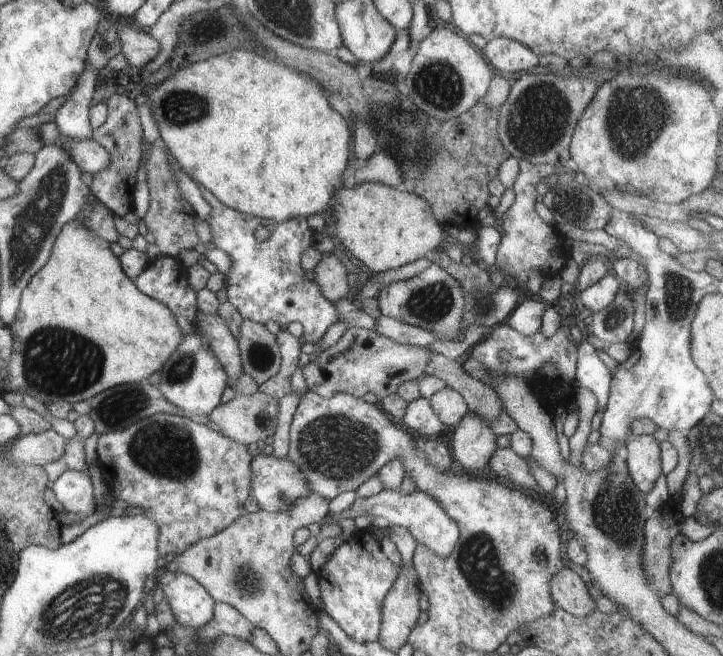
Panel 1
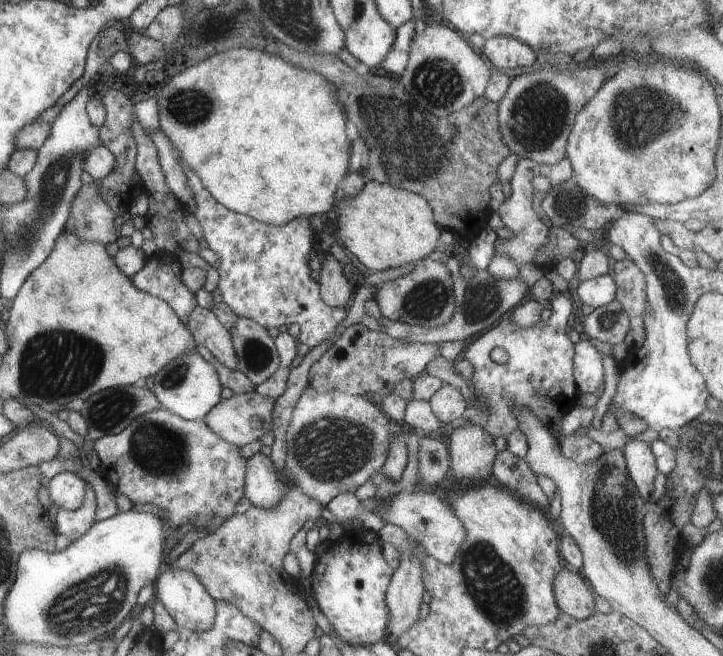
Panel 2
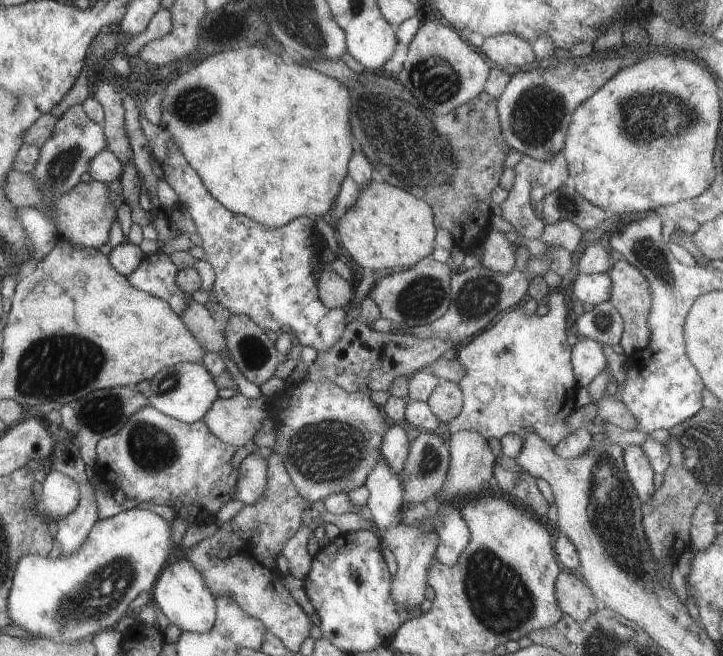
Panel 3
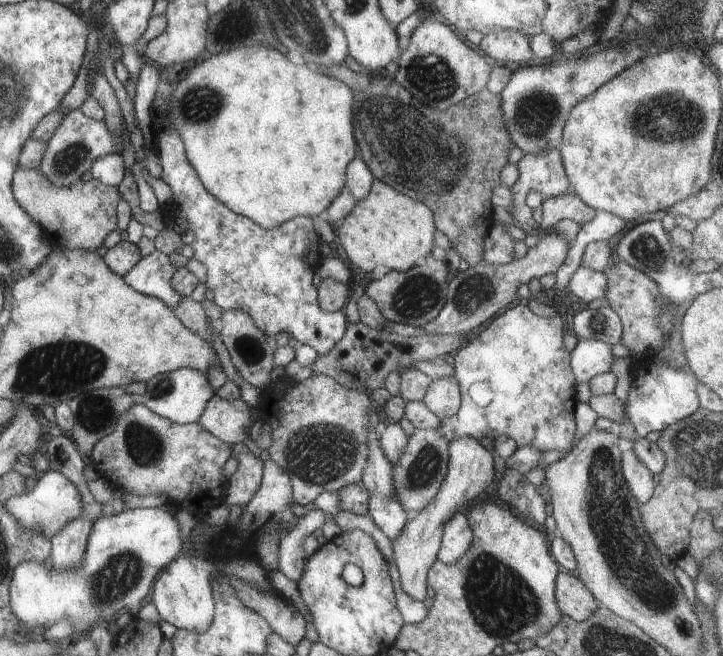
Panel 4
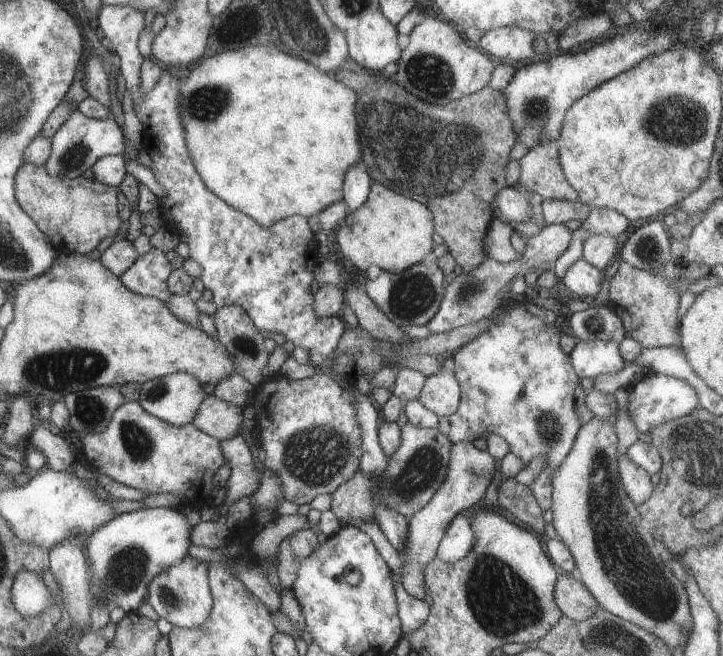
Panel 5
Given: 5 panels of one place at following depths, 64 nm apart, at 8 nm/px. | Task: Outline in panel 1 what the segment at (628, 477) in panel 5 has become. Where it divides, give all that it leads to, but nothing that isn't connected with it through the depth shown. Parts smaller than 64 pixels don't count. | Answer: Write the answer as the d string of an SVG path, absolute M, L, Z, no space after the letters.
M653 436L629 438L625 444L623 460L627 464L627 474L633 486L641 494L649 494L659 478L661 460L659 460L659 442Z

